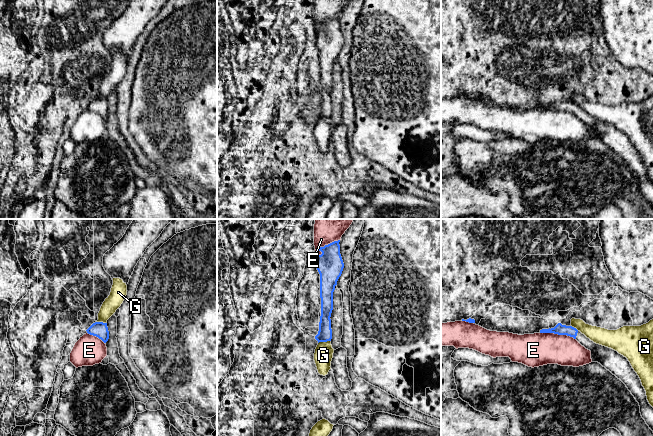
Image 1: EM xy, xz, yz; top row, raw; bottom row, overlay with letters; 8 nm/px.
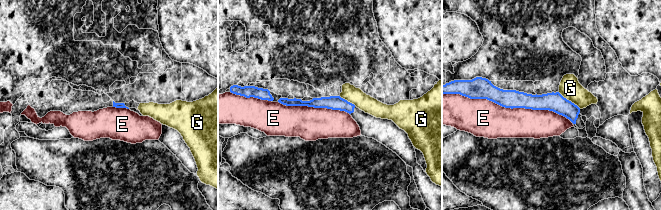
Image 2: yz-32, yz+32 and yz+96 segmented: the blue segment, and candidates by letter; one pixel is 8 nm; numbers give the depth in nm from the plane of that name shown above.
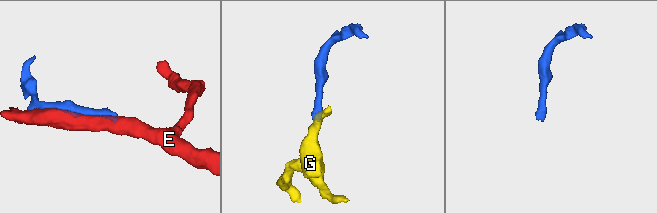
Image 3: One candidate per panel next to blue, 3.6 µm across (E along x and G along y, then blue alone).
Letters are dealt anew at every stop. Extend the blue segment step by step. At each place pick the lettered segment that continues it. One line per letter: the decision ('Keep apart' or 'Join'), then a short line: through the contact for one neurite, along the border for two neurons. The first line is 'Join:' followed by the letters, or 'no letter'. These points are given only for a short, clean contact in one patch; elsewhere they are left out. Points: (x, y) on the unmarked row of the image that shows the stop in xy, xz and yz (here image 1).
Join: no letter
E: Keep apart
G: Keep apart

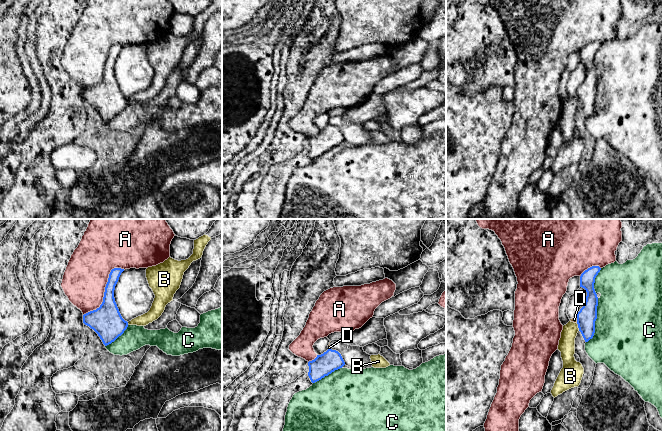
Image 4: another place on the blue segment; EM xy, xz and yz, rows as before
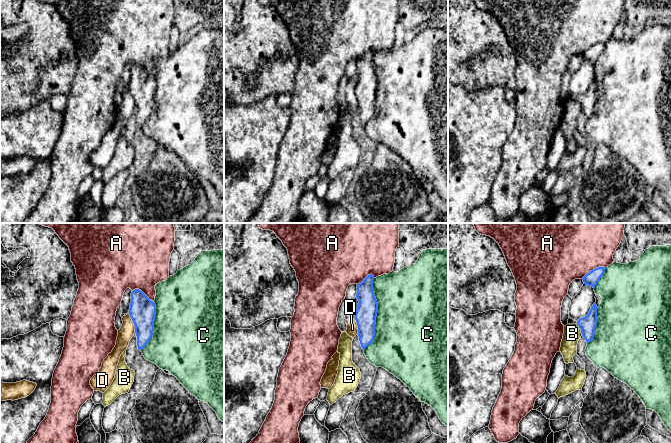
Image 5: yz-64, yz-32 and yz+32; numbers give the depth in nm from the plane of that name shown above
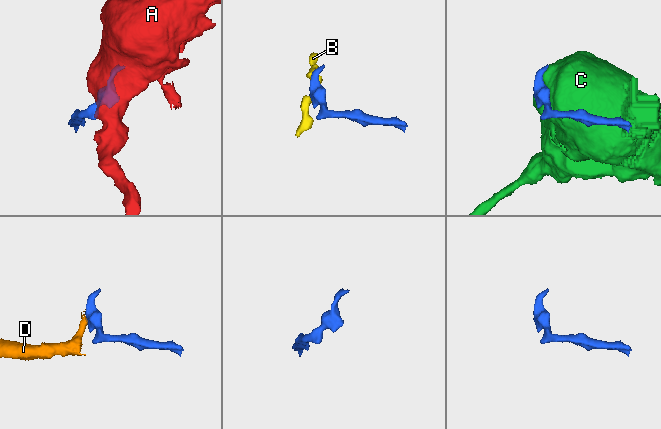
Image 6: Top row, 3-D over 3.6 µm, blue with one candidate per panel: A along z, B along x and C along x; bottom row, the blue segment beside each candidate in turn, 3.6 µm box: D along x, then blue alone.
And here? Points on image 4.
Join: no letter
A: Keep apart
B: Keep apart. Line: yz (576, 99), (579, 106)
C: Keep apart
D: Keep apart. Line: yz (575, 93), (577, 98)

